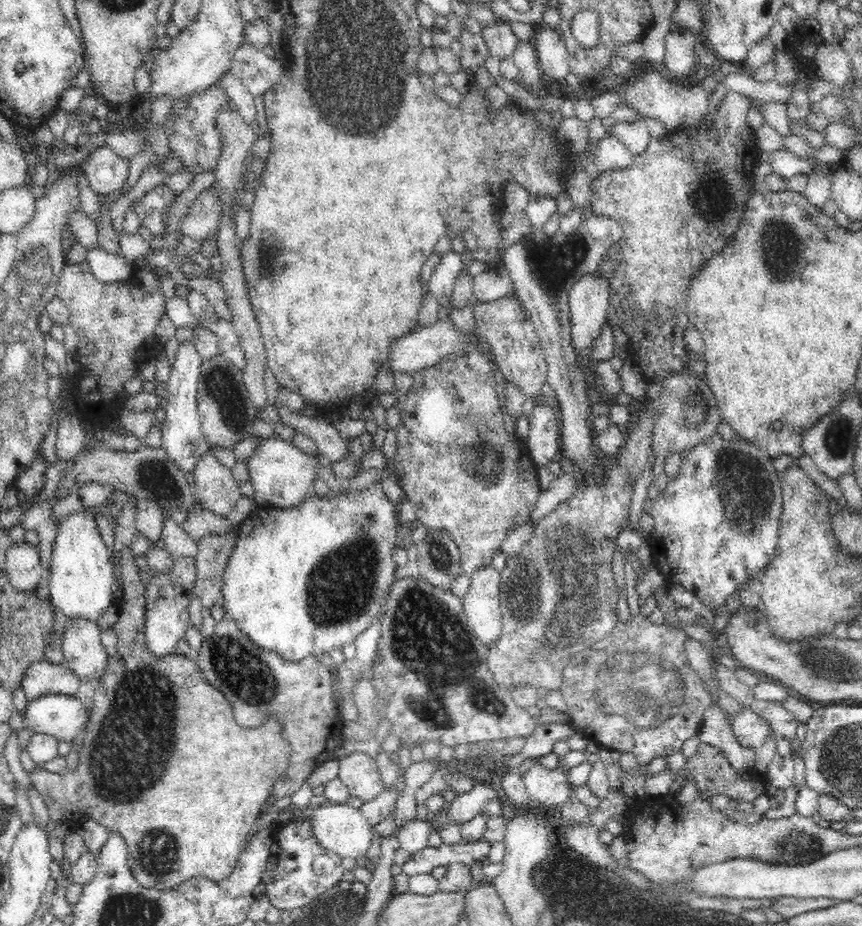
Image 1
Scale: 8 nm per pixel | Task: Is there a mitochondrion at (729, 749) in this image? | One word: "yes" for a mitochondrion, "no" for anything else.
no

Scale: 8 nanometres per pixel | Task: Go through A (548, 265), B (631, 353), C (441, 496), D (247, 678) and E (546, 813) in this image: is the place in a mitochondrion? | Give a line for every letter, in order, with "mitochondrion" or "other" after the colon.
A: mitochondrion
B: other
C: other
D: mitochondrion
E: other

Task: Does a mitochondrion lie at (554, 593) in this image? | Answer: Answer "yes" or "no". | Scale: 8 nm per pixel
yes

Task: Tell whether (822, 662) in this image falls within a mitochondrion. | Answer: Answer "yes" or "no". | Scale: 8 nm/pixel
yes

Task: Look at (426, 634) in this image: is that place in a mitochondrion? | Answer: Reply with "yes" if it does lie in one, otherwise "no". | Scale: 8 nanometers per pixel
yes

